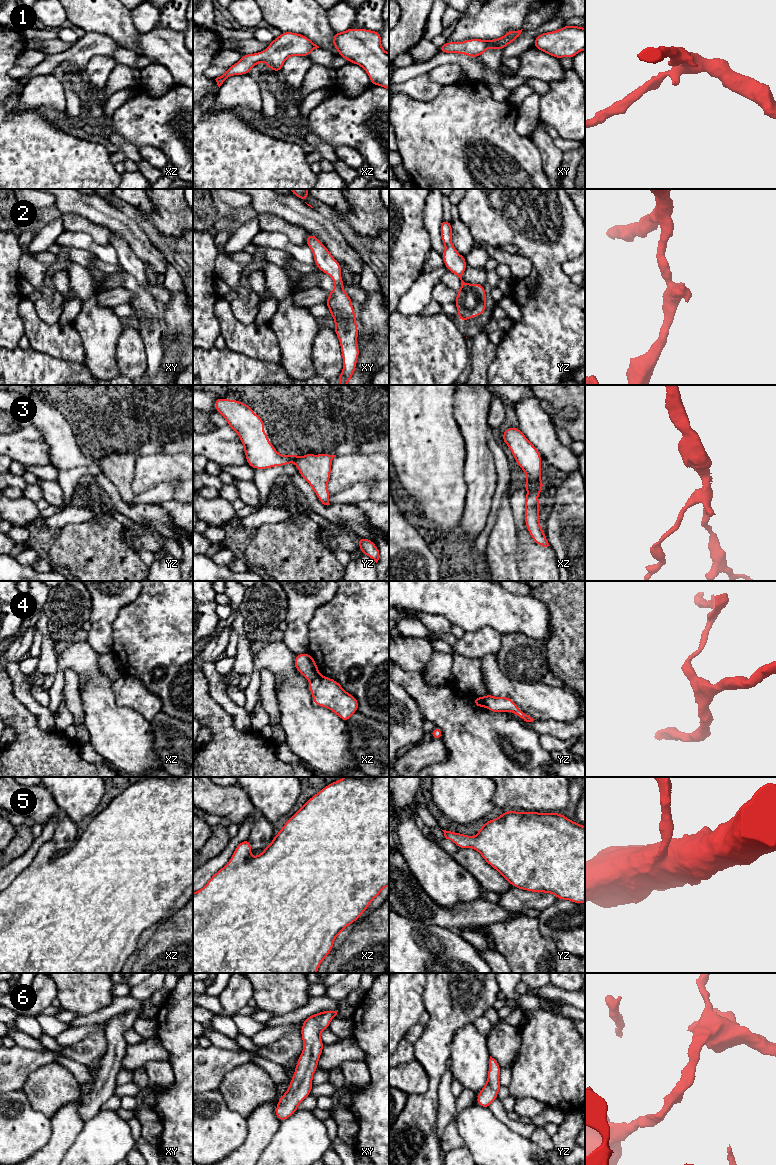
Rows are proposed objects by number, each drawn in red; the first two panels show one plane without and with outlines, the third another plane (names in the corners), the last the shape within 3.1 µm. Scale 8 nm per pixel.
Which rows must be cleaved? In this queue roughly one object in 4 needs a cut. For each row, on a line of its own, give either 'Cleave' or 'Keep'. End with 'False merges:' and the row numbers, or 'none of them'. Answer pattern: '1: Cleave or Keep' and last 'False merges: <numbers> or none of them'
1: Keep
2: Keep
3: Keep
4: Cleave
5: Keep
6: Keep
False merges: 4

